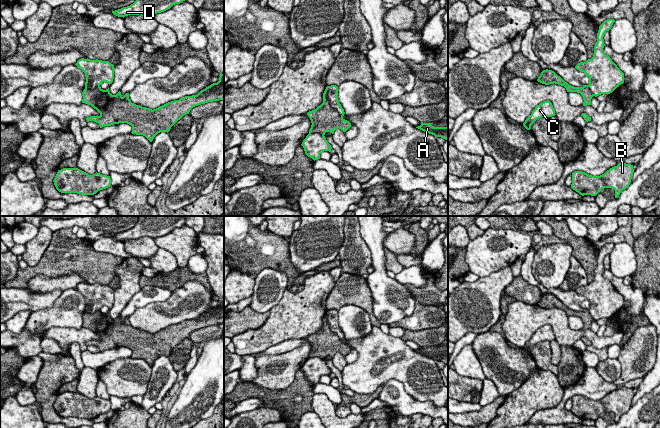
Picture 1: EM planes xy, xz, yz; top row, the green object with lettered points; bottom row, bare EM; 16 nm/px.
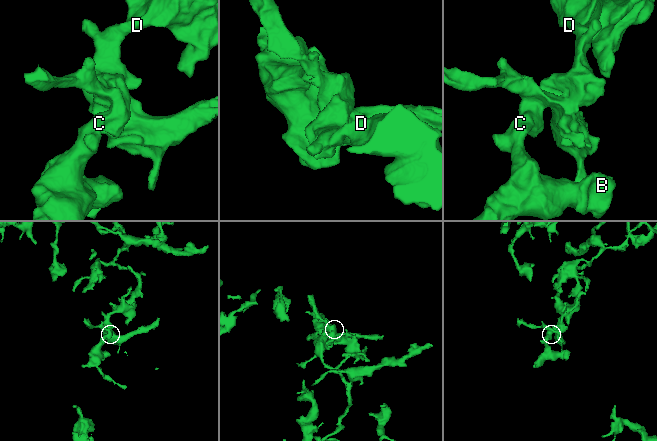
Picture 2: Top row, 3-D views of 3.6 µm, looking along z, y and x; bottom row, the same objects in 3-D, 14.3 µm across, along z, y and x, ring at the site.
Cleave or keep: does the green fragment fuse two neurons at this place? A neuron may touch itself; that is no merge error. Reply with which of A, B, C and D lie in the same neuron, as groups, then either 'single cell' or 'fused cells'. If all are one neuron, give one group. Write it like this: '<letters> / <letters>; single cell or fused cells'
A / B C D; fused cells

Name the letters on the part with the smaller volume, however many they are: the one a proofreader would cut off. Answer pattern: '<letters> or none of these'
A

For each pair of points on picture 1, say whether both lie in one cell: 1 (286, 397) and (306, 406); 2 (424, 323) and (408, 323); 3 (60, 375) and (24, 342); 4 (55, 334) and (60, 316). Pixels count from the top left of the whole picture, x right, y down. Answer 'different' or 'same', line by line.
1: same
2: same
3: different
4: different

